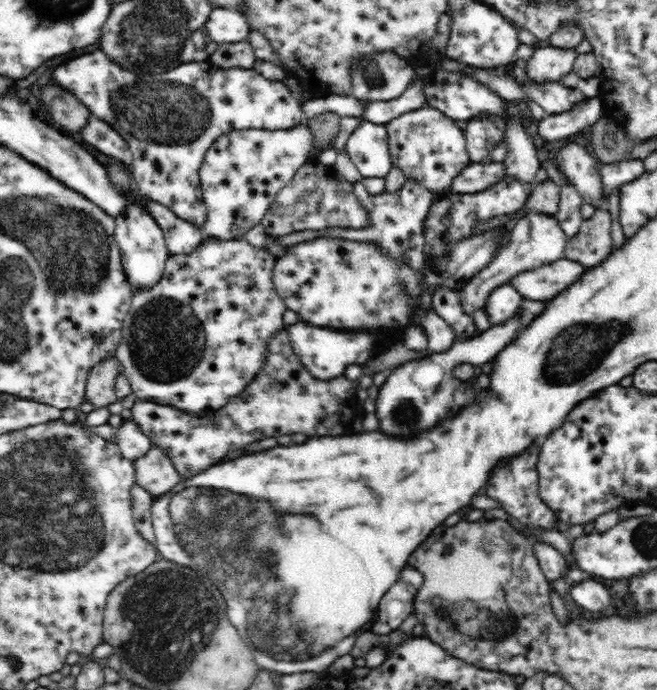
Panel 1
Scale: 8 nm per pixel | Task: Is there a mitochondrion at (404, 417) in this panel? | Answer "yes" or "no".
yes

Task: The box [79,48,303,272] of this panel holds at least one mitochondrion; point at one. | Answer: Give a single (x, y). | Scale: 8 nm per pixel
(155, 110)

